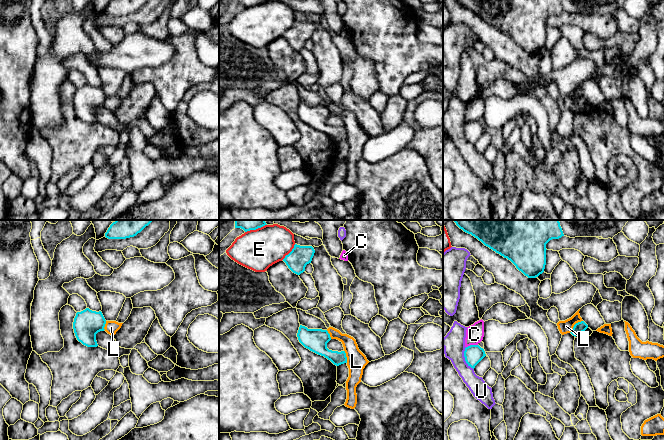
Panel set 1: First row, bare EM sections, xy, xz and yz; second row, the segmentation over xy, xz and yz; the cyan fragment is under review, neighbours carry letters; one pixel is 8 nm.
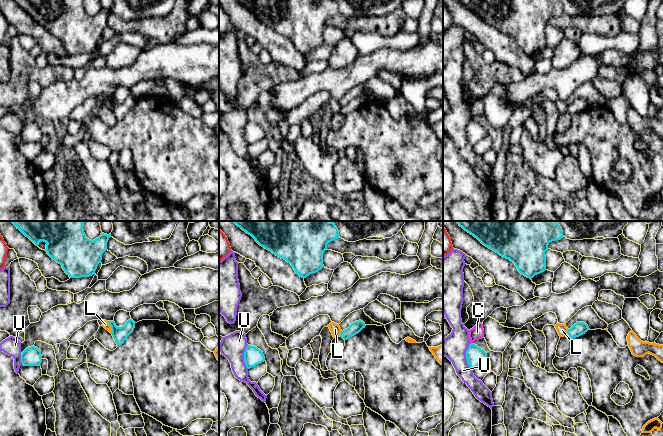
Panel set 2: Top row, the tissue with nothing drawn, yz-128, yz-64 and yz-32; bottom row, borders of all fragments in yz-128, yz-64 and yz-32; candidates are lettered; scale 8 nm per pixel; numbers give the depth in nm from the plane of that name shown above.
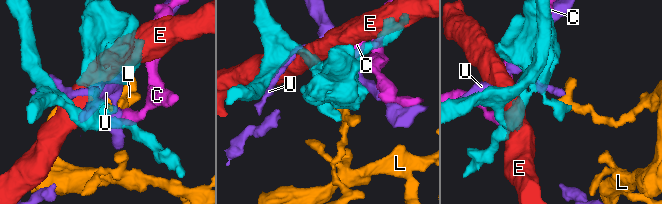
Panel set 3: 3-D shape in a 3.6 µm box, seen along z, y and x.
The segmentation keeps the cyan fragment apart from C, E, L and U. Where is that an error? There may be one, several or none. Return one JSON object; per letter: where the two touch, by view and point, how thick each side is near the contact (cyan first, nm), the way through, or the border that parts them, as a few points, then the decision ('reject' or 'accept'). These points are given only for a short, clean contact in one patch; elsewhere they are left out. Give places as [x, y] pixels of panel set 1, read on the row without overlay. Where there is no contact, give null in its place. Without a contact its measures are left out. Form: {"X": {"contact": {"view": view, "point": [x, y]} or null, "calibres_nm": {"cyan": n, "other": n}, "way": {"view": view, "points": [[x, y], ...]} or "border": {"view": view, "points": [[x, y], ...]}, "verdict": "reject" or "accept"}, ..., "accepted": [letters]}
{"C": {"contact": {"view": "yz", "point": [471, 121]}, "calibres_nm": {"cyan": 150, "other": 140}, "border": {"view": "yz", "points": [[477, 120], [471, 120], [466, 123]]}, "verdict": "reject"}, "E": {"contact": {"view": "xz", "point": [290, 28]}, "calibres_nm": {"cyan": 170, "other": 320}, "verdict": "reject"}, "L": {"contact": {"view": "yz", "point": [574, 101]}, "calibres_nm": {"cyan": 90, "other": 100}, "border": {"view": "yz", "points": [[582, 96], [578, 97], [569, 108]]}, "verdict": "reject"}, "U": {"contact": {"view": "yz", "point": [465, 134]}, "calibres_nm": {"cyan": 150, "other": 180}, "verdict": "reject"}, "accepted": []}

